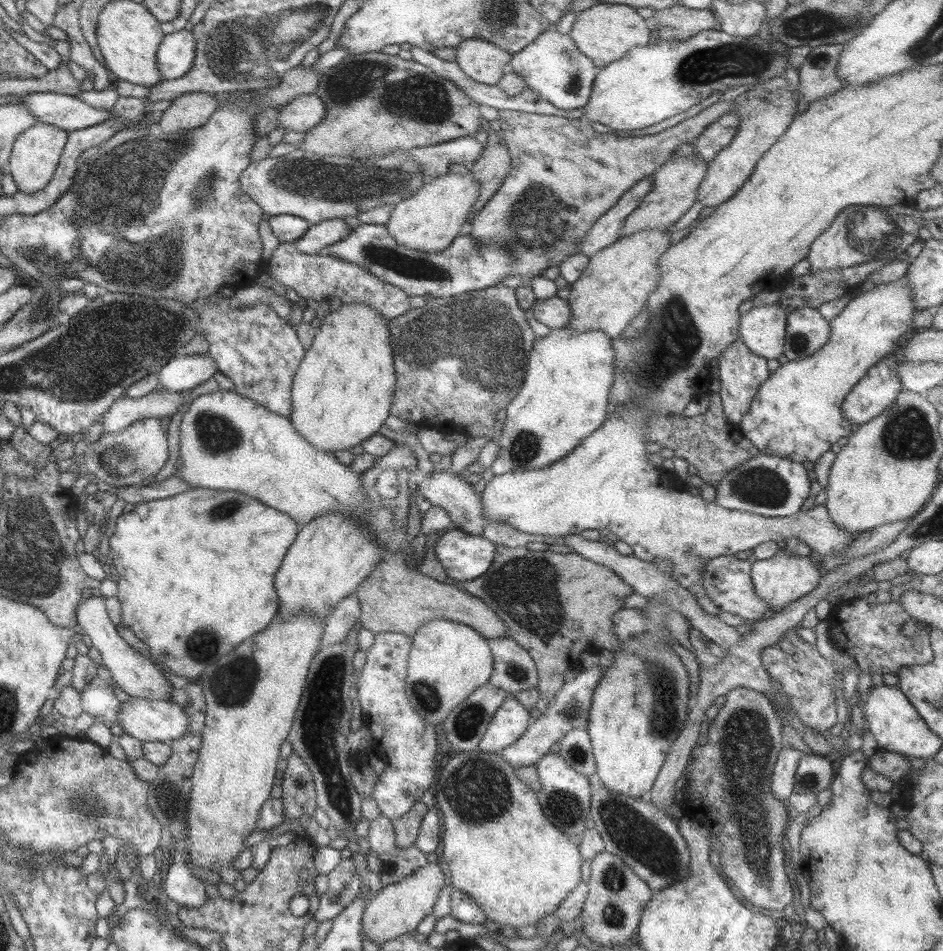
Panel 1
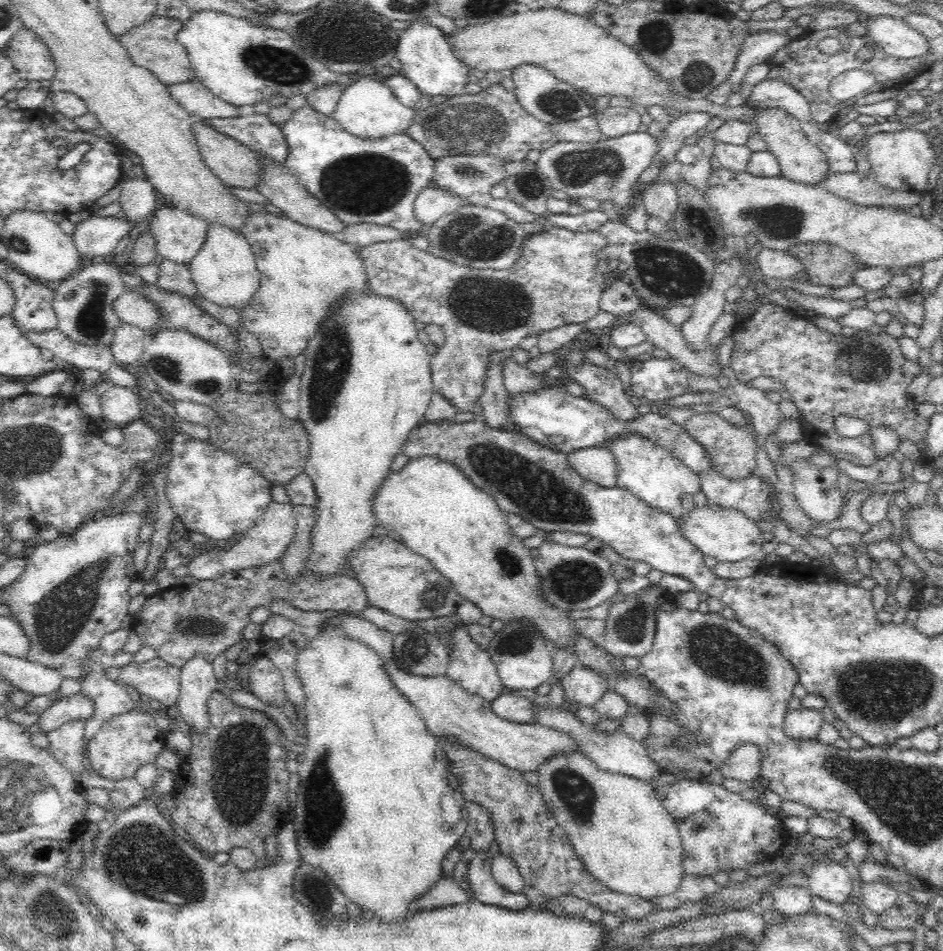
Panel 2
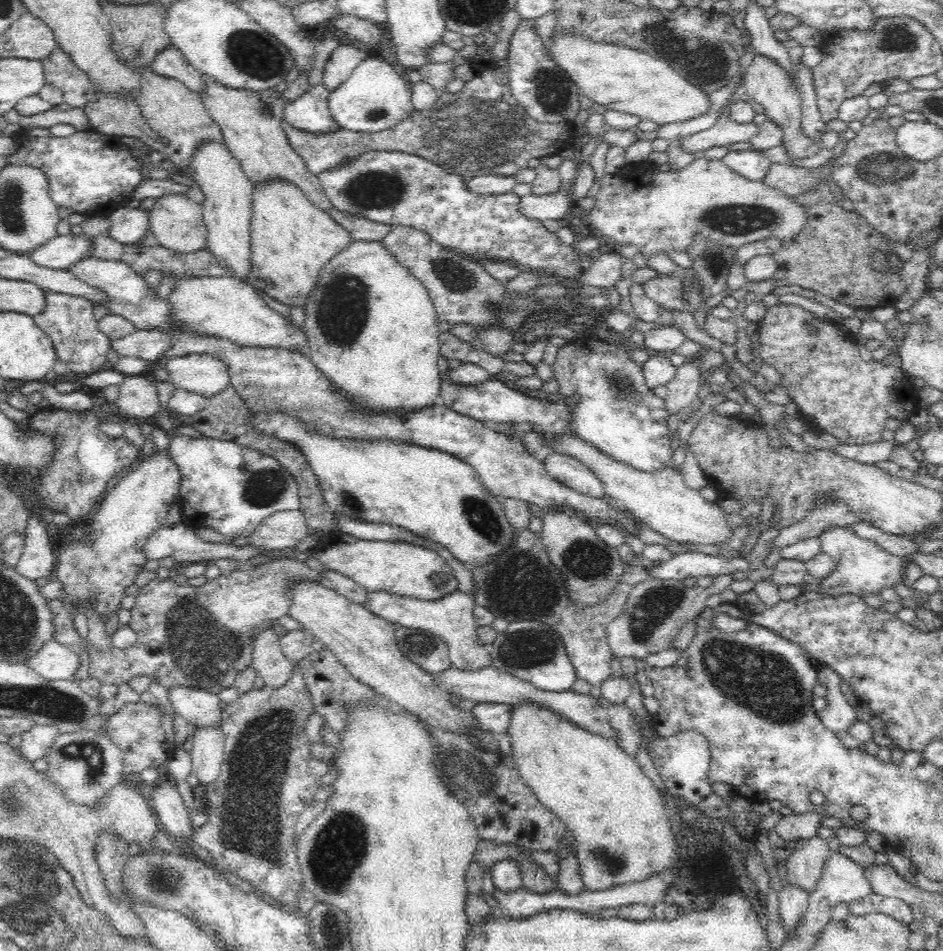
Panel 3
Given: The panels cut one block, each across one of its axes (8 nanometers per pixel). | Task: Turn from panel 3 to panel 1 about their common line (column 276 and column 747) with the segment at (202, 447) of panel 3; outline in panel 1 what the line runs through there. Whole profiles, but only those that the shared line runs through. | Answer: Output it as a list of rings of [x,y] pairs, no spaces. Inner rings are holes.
[[[758,453],[737,464],[715,485],[714,504],[723,510],[739,510],[765,518],[783,518],[796,514],[809,496],[810,482],[799,462]]]

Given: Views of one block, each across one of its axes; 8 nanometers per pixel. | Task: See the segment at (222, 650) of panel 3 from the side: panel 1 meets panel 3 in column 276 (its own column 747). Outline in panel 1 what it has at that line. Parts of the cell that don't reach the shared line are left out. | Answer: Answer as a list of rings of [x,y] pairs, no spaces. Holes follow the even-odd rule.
[[[733,555],[713,558],[705,564],[700,582],[707,598],[717,608],[741,617],[748,623],[759,621],[771,612],[768,606],[755,596],[750,579],[750,564],[747,560],[737,560]]]

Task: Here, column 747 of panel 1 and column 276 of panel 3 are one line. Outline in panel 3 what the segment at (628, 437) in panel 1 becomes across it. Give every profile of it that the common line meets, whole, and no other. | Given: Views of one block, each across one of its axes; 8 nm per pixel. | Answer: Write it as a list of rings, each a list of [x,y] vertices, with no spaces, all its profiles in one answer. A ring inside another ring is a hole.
[[[300,510],[283,511],[266,518],[253,534],[250,543],[266,551],[297,546],[310,532]]]

